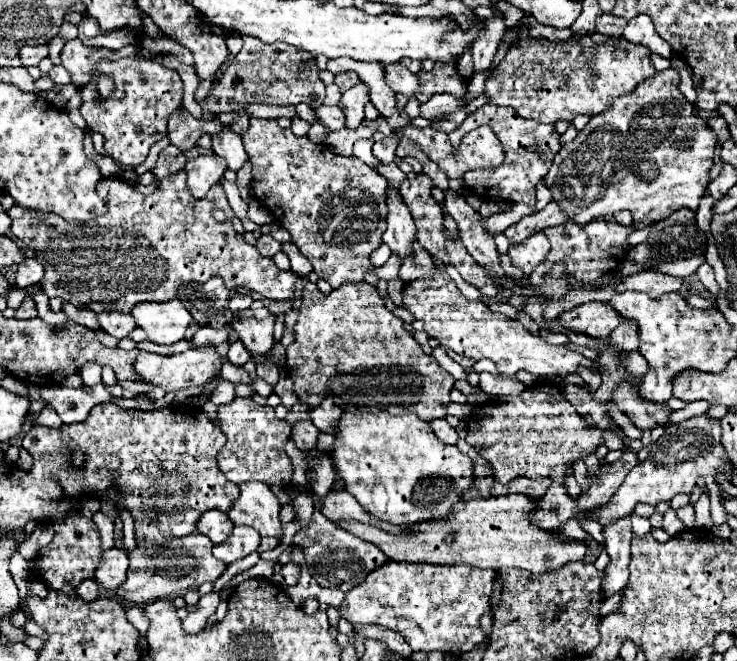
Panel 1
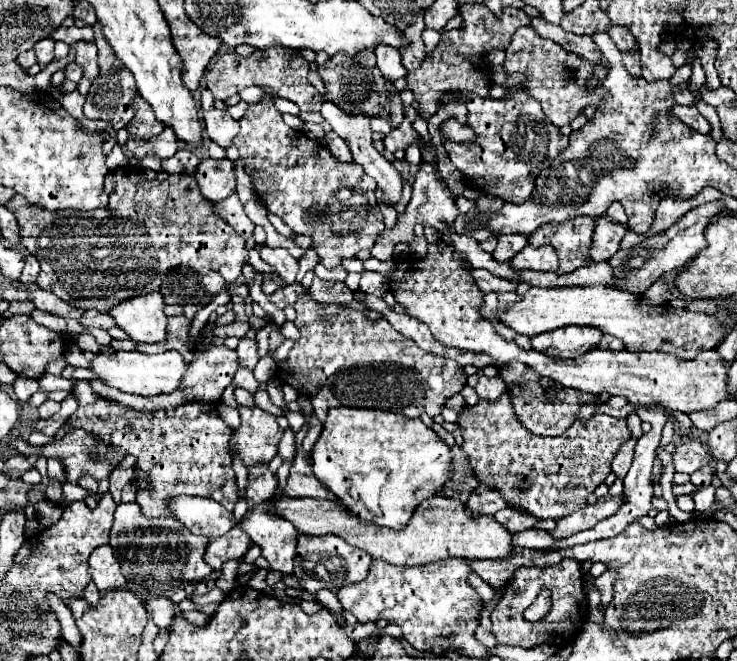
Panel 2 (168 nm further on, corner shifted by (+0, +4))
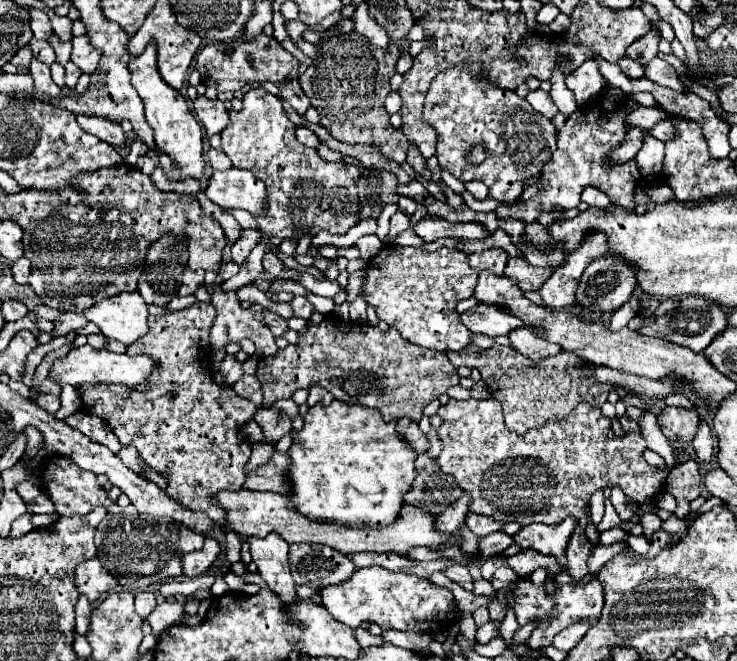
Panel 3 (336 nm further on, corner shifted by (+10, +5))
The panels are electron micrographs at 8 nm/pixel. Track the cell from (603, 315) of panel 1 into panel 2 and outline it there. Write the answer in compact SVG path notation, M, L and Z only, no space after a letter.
M563 326L531 338L535 350L547 350L555 358L579 358L579 354L597 348L603 332L593 326Z

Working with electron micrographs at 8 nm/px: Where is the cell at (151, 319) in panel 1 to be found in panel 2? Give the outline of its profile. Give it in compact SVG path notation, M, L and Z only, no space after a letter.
M159 292L141 294L113 306L109 314L135 342L163 342L167 338L165 298Z

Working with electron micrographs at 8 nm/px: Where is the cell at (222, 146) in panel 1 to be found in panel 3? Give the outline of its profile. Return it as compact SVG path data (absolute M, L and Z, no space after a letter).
M199 95L193 101L193 111L195 111L197 119L203 123L209 137L215 135L215 133L221 133L221 129L225 129L225 125L229 123L227 109L219 99L211 101L205 95Z

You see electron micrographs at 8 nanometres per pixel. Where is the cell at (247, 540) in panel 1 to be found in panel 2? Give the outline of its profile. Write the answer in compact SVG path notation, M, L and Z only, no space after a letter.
M235 526L227 534L209 540L205 560L213 570L221 570L227 560L243 560L251 544L251 538L239 526Z

